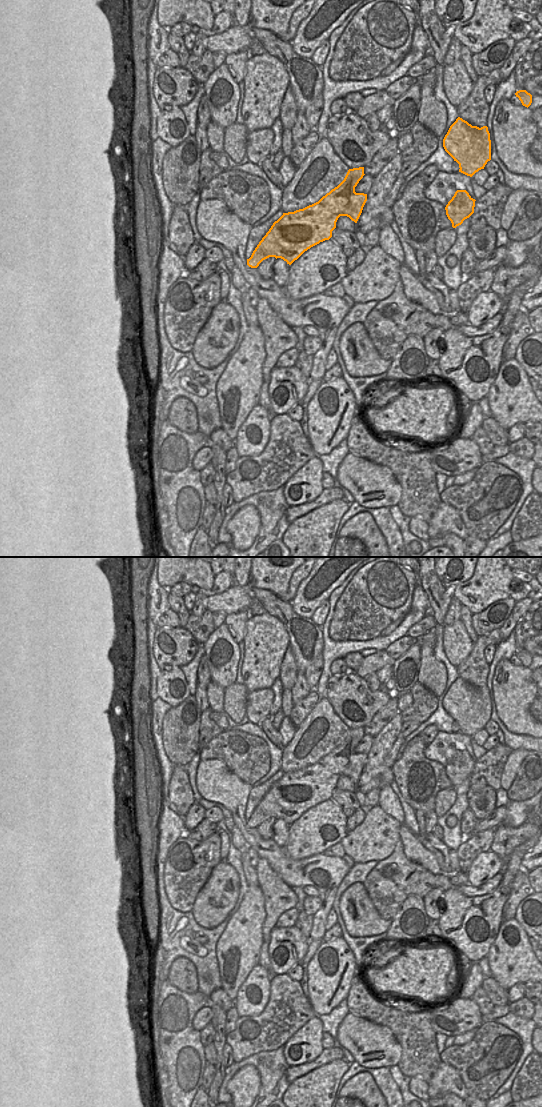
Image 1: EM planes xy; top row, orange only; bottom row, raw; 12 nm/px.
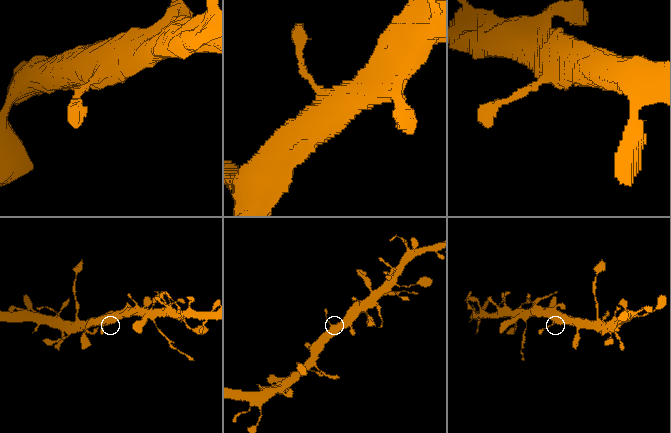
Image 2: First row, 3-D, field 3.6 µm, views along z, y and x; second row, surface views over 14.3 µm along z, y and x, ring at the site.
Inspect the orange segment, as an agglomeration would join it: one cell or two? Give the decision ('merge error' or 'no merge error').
no merge error

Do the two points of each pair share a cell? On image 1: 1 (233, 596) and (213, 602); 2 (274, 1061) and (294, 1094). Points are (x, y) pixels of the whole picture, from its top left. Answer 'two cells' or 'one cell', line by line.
1: one cell
2: two cells

